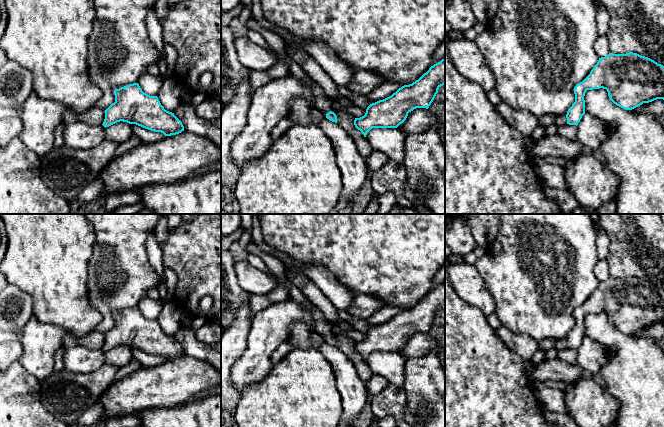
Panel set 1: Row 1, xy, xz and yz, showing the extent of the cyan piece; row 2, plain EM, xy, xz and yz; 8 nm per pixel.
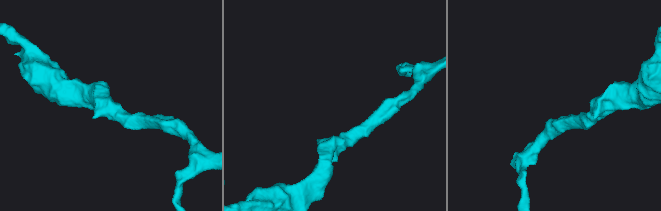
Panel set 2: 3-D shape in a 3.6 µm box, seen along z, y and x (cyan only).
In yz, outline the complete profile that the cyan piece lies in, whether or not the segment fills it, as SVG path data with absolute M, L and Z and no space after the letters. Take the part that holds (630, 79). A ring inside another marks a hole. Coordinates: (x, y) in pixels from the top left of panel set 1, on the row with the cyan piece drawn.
M633 52L609 53L607 56L599 58L590 74L574 87L575 102L567 111L567 124L578 125L585 114L586 91L600 88L606 89L610 100L625 110L632 110L643 103L657 99L664 100L664 66Z

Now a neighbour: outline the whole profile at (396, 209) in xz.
M395 204L387 214L417 214L412 207L401 207Z

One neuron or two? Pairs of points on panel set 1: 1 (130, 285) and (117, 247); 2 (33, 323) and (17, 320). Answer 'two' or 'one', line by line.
1: one
2: two

